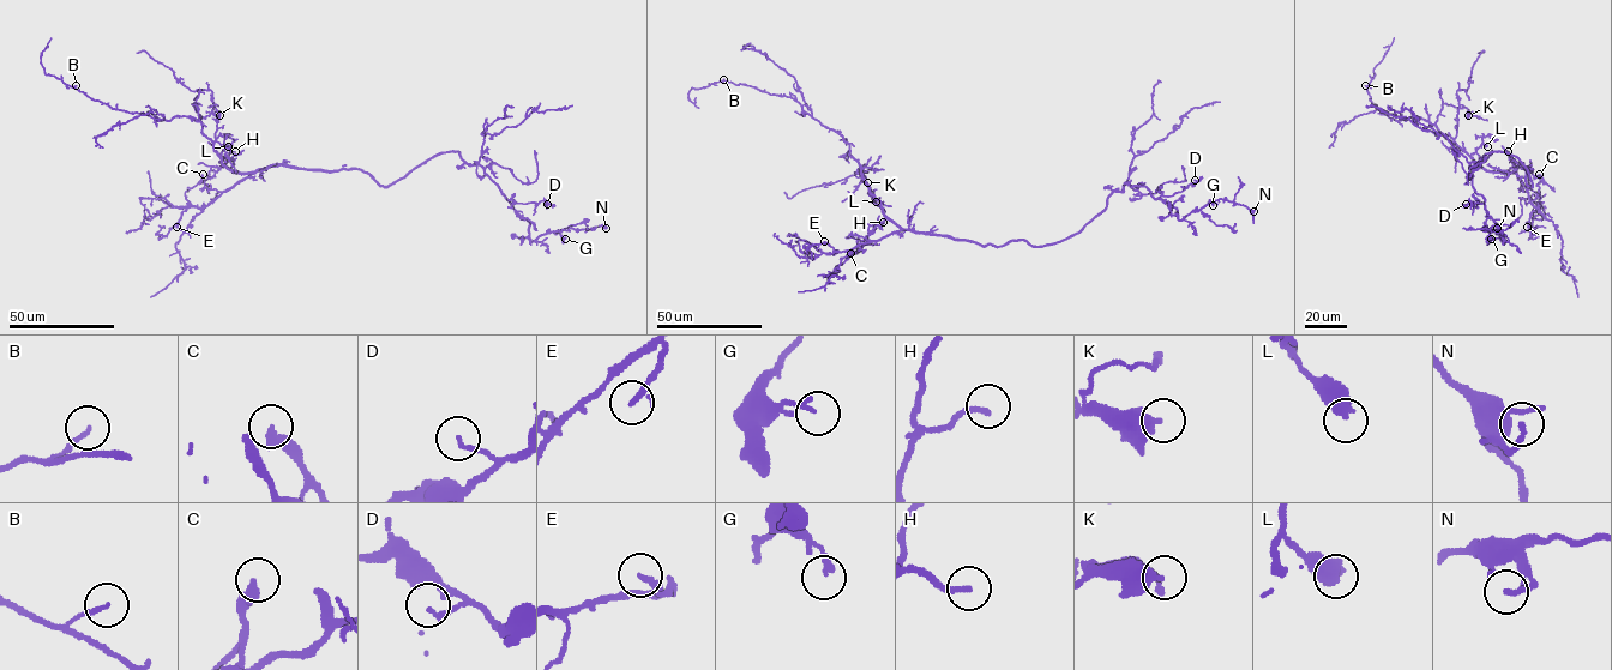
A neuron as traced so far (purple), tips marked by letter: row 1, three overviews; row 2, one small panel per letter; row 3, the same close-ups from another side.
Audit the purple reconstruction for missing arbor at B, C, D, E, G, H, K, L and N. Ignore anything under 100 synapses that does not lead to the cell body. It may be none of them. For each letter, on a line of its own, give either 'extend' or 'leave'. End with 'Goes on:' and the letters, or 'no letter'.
B: leave
C: leave
D: leave
E: leave
G: leave
H: leave
K: leave
L: leave
N: leave
Goes on: no letter

